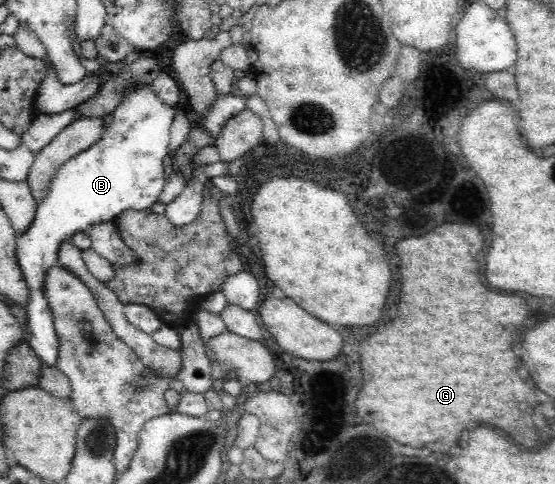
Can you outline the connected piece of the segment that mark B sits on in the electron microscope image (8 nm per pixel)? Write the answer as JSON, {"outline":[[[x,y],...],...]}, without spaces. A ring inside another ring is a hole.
{"outline":[[[150,85],[132,87],[130,94],[110,114],[113,118],[112,122],[105,128],[100,140],[96,140],[90,148],[86,148],[80,154],[76,154],[74,158],[66,160],[58,168],[52,182],[48,184],[46,196],[40,200],[37,206],[31,227],[22,236],[17,236],[16,256],[29,288],[27,307],[25,308],[26,328],[23,328],[26,329],[25,340],[44,365],[55,366],[56,358],[58,358],[58,337],[56,337],[54,325],[50,321],[52,313],[48,309],[46,297],[42,295],[44,272],[52,266],[52,262],[56,262],[57,250],[60,246],[64,242],[70,242],[76,232],[86,232],[95,224],[114,221],[121,212],[128,209],[136,211],[151,209],[158,214],[165,214],[167,204],[159,202],[159,196],[167,183],[162,164],[169,151],[170,129],[176,116],[175,110],[176,107],[167,106],[158,99]]]}

